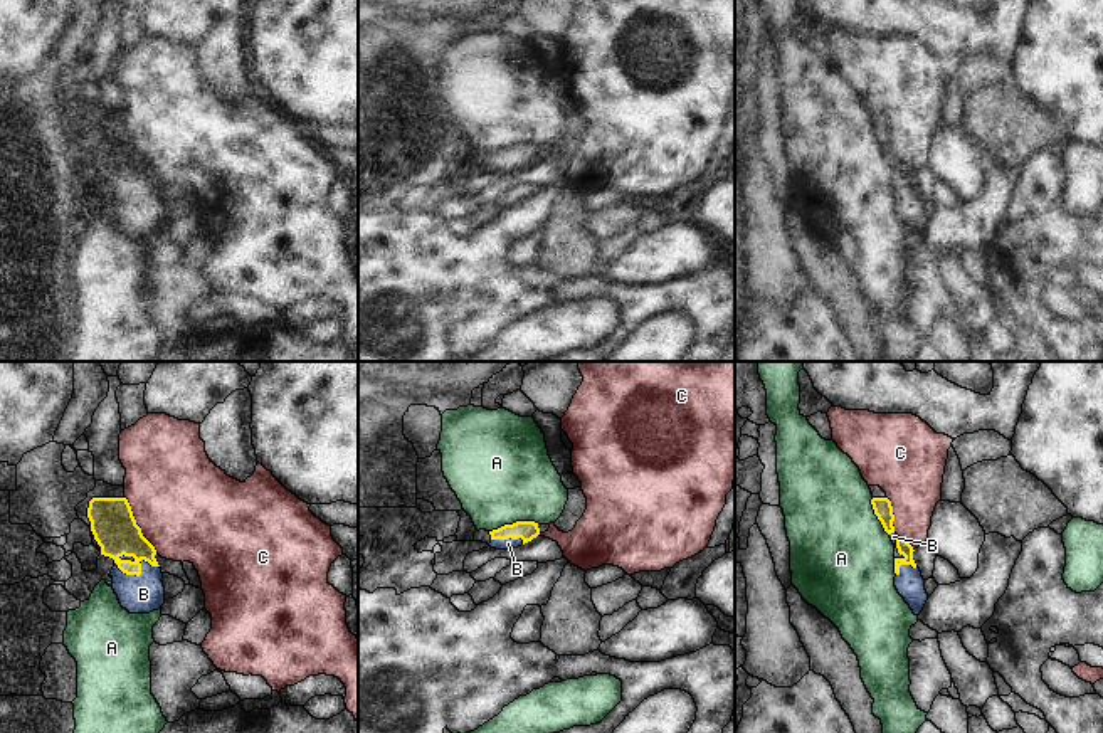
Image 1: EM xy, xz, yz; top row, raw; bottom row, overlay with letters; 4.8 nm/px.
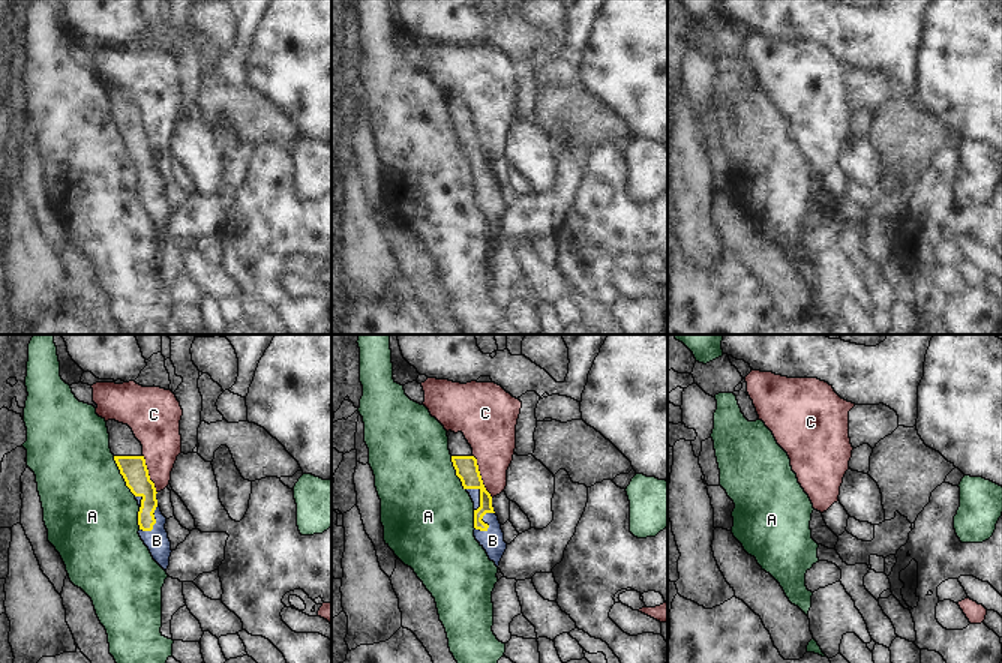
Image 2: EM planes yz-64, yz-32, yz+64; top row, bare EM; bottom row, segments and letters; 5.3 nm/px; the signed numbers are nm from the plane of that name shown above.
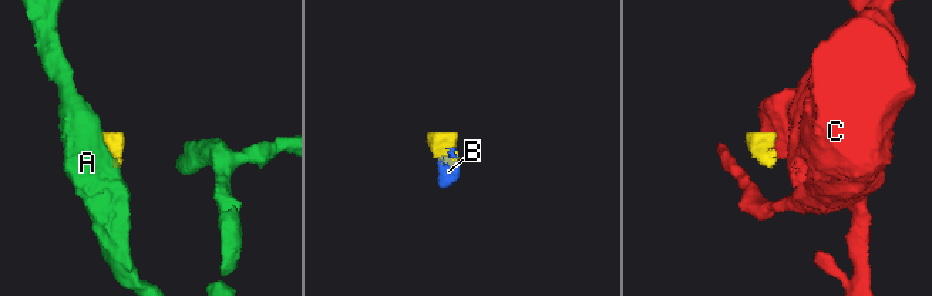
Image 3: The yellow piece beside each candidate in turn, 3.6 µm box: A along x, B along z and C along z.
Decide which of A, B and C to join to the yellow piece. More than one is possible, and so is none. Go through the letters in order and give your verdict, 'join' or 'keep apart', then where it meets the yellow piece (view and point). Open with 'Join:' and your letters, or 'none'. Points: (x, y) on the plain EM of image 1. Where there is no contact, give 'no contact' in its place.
Join: B
A: keep apart | xz (513, 147)
B: join | xy (140, 195)
C: keep apart | xy (137, 148)

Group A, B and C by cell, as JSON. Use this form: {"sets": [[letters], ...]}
{"sets": [["A"], ["B"], ["C"]]}

